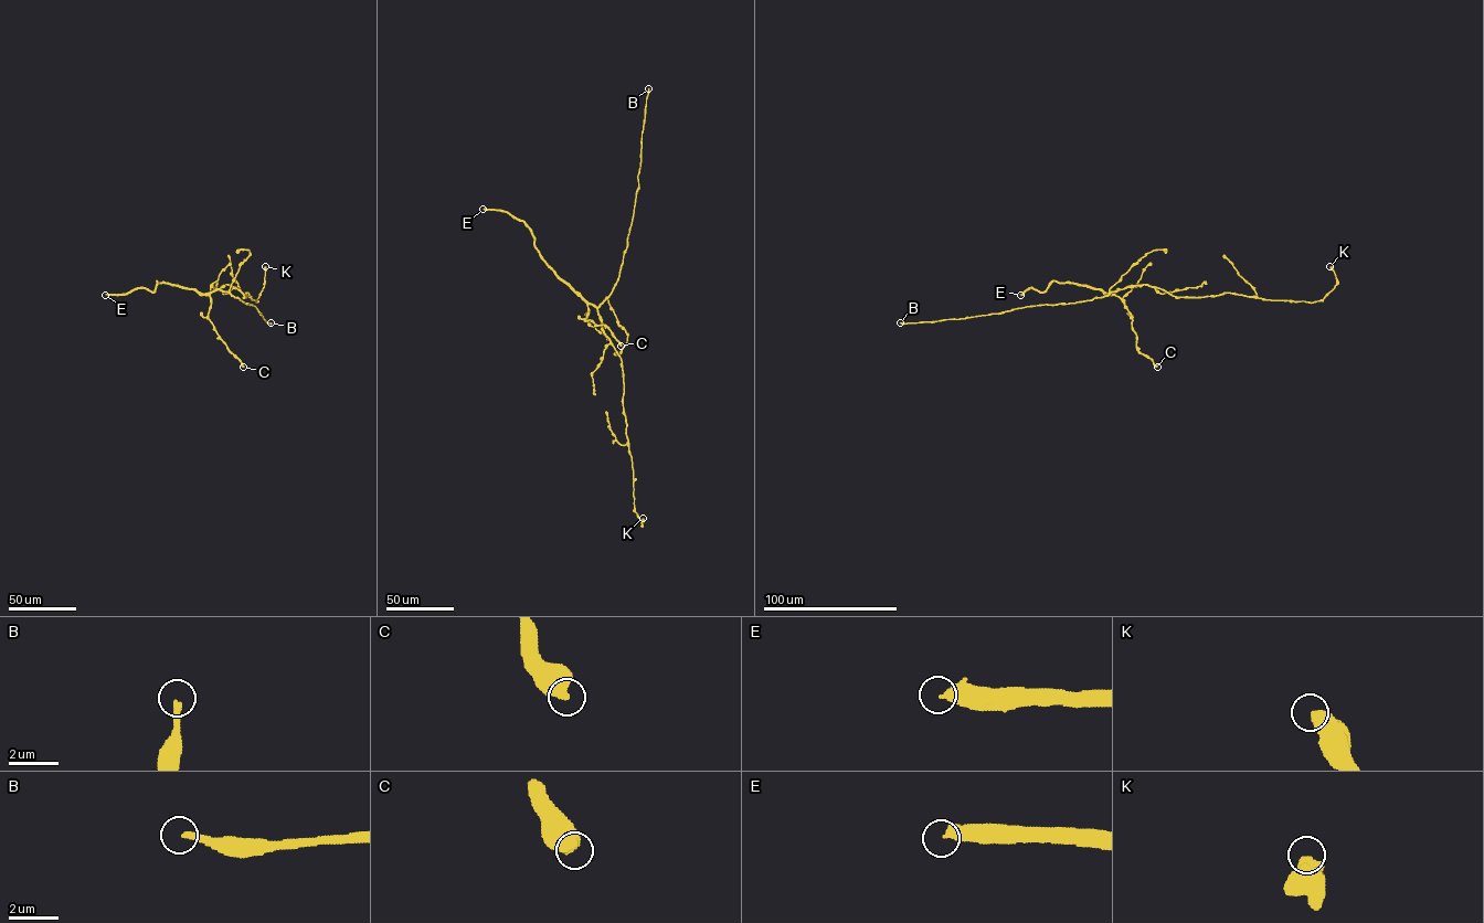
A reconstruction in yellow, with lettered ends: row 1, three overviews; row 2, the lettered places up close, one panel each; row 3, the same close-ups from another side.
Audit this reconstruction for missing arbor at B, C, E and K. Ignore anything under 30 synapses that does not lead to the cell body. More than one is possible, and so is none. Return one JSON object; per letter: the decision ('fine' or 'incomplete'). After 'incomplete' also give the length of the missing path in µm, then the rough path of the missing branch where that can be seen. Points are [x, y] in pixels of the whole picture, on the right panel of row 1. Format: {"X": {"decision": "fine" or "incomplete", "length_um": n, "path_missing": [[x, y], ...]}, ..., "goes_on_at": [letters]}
{"B": {"decision": "incomplete", "length_um": 350}, "C": {"decision": "fine"}, "E": {"decision": "fine"}, "K": {"decision": "fine"}, "goes_on_at": ["B"]}

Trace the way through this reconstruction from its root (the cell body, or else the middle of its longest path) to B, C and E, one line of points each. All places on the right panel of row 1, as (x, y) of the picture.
B: (1129, 286), (1081, 301), (1029, 306), (964, 318), (900, 322)
C: (1129, 286), (1117, 289), (1114, 294), (1131, 316), (1137, 349), (1157, 367)
E: (1129, 286), (1106, 294), (1053, 280), (1042, 292), (1030, 288), (1020, 295)

